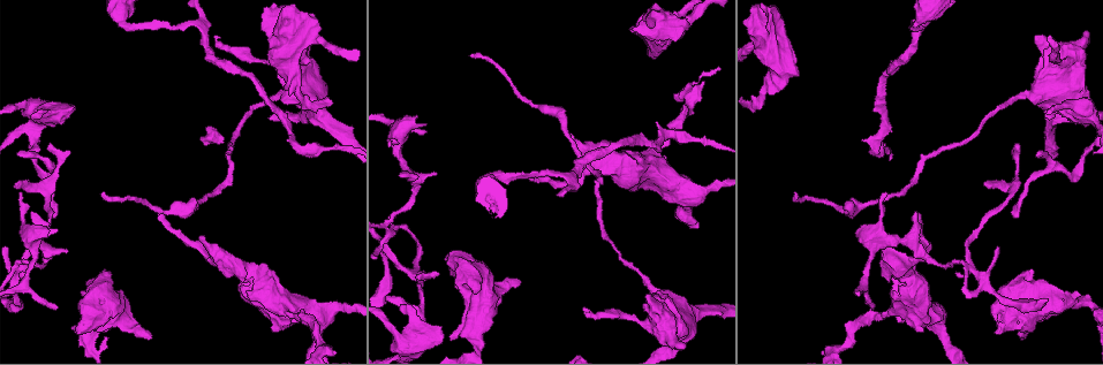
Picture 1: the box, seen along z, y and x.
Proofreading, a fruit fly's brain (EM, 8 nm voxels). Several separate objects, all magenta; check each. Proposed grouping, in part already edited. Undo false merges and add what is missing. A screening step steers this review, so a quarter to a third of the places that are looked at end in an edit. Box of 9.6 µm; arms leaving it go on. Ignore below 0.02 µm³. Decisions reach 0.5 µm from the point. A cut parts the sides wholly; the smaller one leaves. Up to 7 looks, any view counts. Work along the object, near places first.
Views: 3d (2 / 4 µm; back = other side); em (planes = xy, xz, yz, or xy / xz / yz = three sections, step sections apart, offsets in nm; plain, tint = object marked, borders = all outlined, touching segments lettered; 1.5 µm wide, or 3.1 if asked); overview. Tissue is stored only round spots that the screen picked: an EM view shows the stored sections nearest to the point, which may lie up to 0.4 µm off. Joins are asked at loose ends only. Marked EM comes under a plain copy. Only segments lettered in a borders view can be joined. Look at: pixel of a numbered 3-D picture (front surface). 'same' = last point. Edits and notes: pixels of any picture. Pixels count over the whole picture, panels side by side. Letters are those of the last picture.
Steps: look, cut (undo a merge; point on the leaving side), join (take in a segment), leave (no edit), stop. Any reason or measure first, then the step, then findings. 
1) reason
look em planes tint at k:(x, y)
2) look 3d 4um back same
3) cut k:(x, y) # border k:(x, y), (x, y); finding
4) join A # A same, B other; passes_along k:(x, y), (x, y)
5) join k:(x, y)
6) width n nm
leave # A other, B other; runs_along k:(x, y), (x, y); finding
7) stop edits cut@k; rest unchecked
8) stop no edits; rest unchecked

stops while still wide
look 3d 4um back at 1:(647, 188)

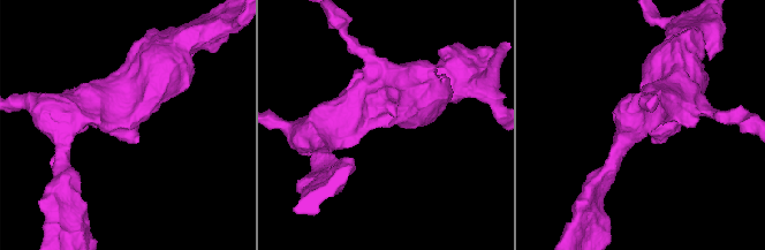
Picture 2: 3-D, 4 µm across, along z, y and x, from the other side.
look em planes borders at 2:(125, 124)

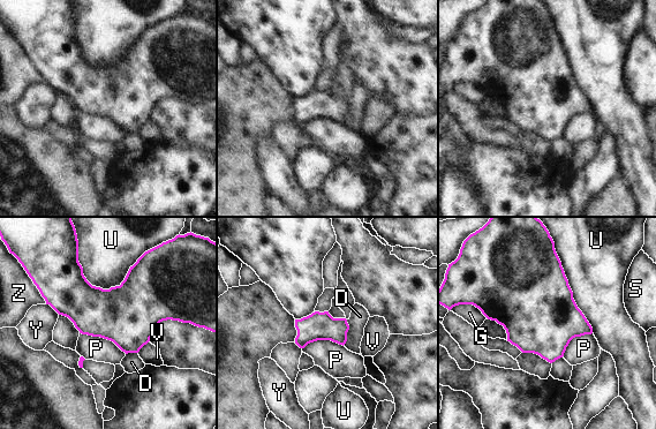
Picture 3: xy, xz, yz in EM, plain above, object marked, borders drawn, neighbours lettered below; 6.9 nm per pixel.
leave # D other, G other, P other, S other, U other, V other, Y other, Z other; border 3:(80, 332), (110, 339), (126, 353); no lettered segment goes on from it

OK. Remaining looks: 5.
tapers out
look em planes borders at 1:(54, 217)

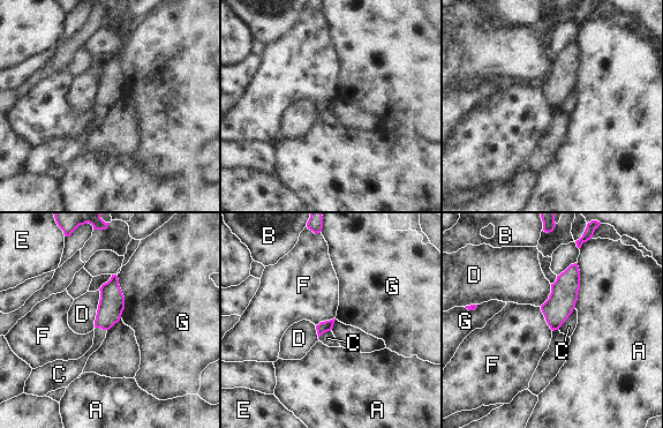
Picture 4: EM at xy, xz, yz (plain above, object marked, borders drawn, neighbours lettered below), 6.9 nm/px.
leave # A other, B other, C other, D other, E other, F other, G other; border 4:(540, 307), (547, 324), (552, 330); no lettered segment goes on from it

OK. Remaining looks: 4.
an open end
look 3d 4um at 1:(388, 298)

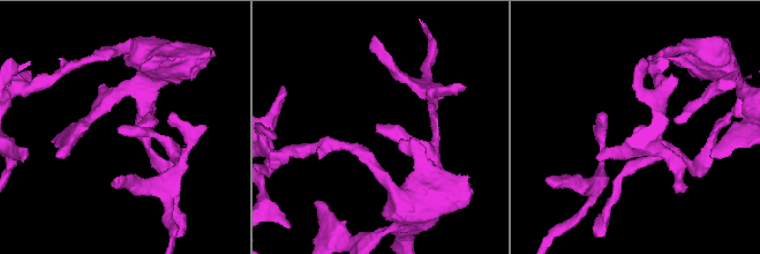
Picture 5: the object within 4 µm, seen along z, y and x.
now the EM
look em xy step 8 borders at 5:(121, 132)

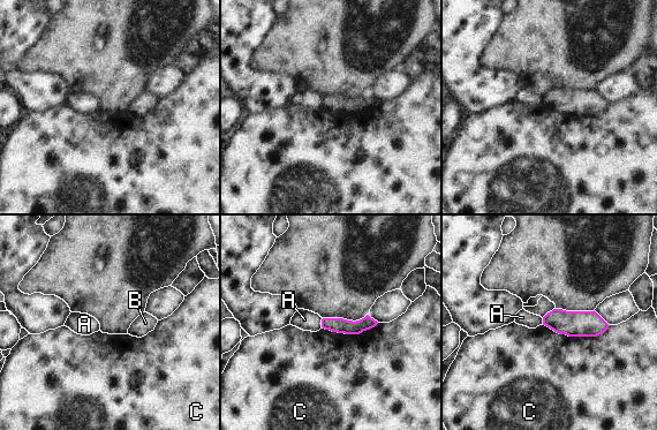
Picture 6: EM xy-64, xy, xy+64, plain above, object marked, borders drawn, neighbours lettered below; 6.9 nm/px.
look em planes borders same

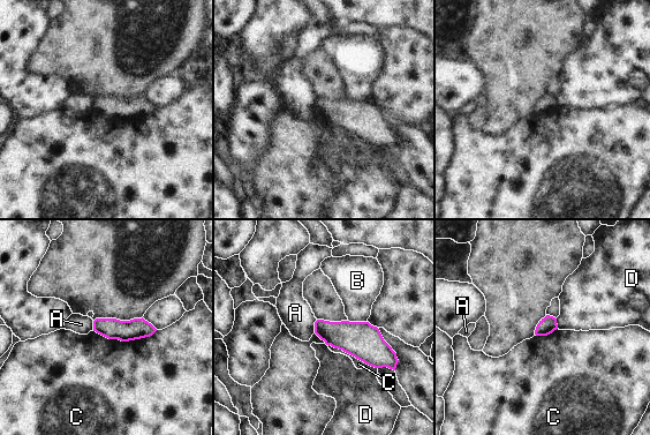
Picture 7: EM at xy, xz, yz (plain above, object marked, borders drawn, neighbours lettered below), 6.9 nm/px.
leave # A other, B other, C other, D other; border 7:(92, 330), (121, 340), (157, 330); no lettered segment goes on from it

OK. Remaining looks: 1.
stop no edits; rest unchecked

